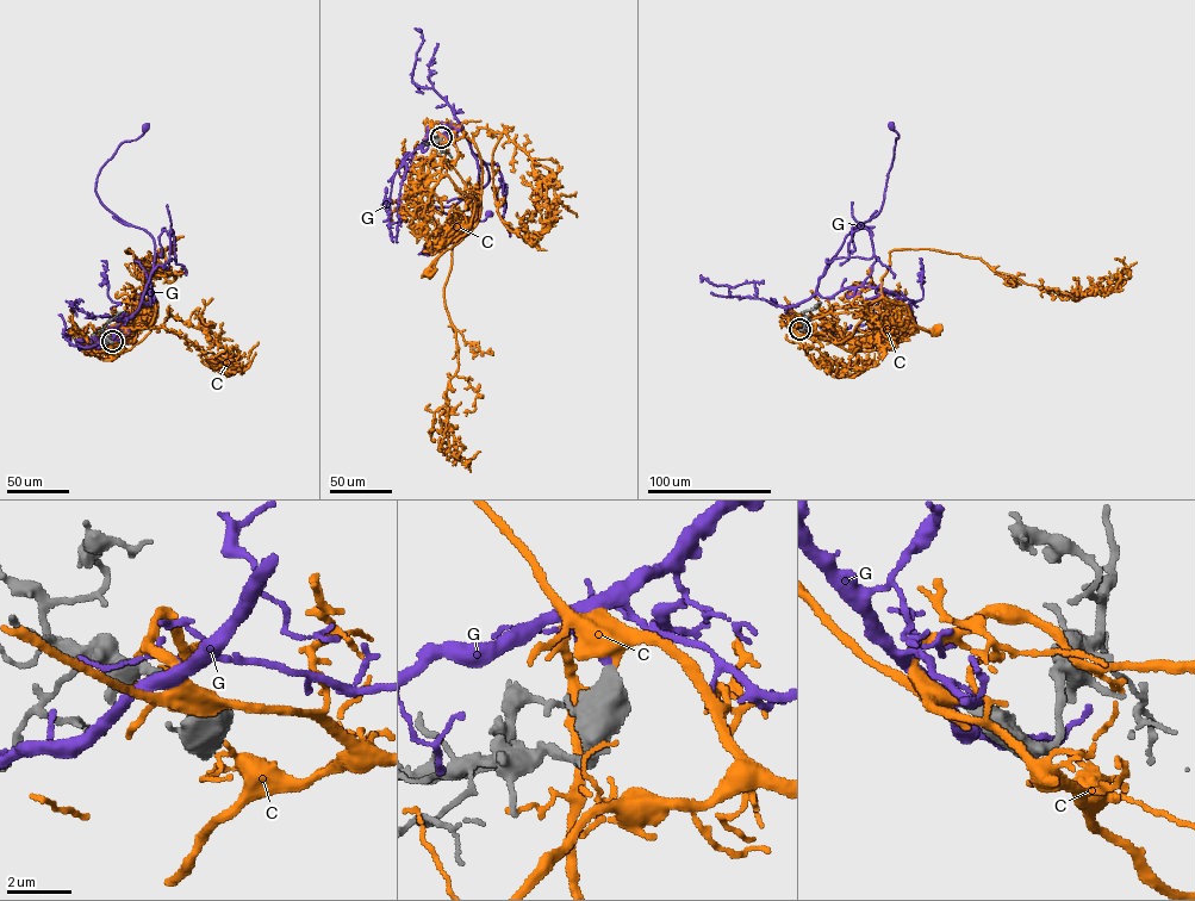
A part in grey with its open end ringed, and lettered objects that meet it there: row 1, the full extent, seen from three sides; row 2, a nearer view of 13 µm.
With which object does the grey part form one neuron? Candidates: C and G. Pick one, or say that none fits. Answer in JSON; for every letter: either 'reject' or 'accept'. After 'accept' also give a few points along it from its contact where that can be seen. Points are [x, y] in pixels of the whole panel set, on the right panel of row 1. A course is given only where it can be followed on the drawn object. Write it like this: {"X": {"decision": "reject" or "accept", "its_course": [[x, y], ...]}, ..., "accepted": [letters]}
{"C": {"decision": "reject"}, "G": {"decision": "accept", "its_course": [[800, 329], [788, 306], [815, 294], [819, 278], [845, 237], [881, 211], [898, 136], [891, 126]]}, "accepted": ["G"]}

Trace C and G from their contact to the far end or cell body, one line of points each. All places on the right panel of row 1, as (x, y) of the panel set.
C: (800, 329), (803, 330), (798, 317), (845, 306), (861, 308), (884, 297), (907, 306), (917, 327), (938, 331)
G: (800, 329), (788, 306), (815, 294), (819, 278), (845, 237), (881, 211), (898, 136), (891, 126)

